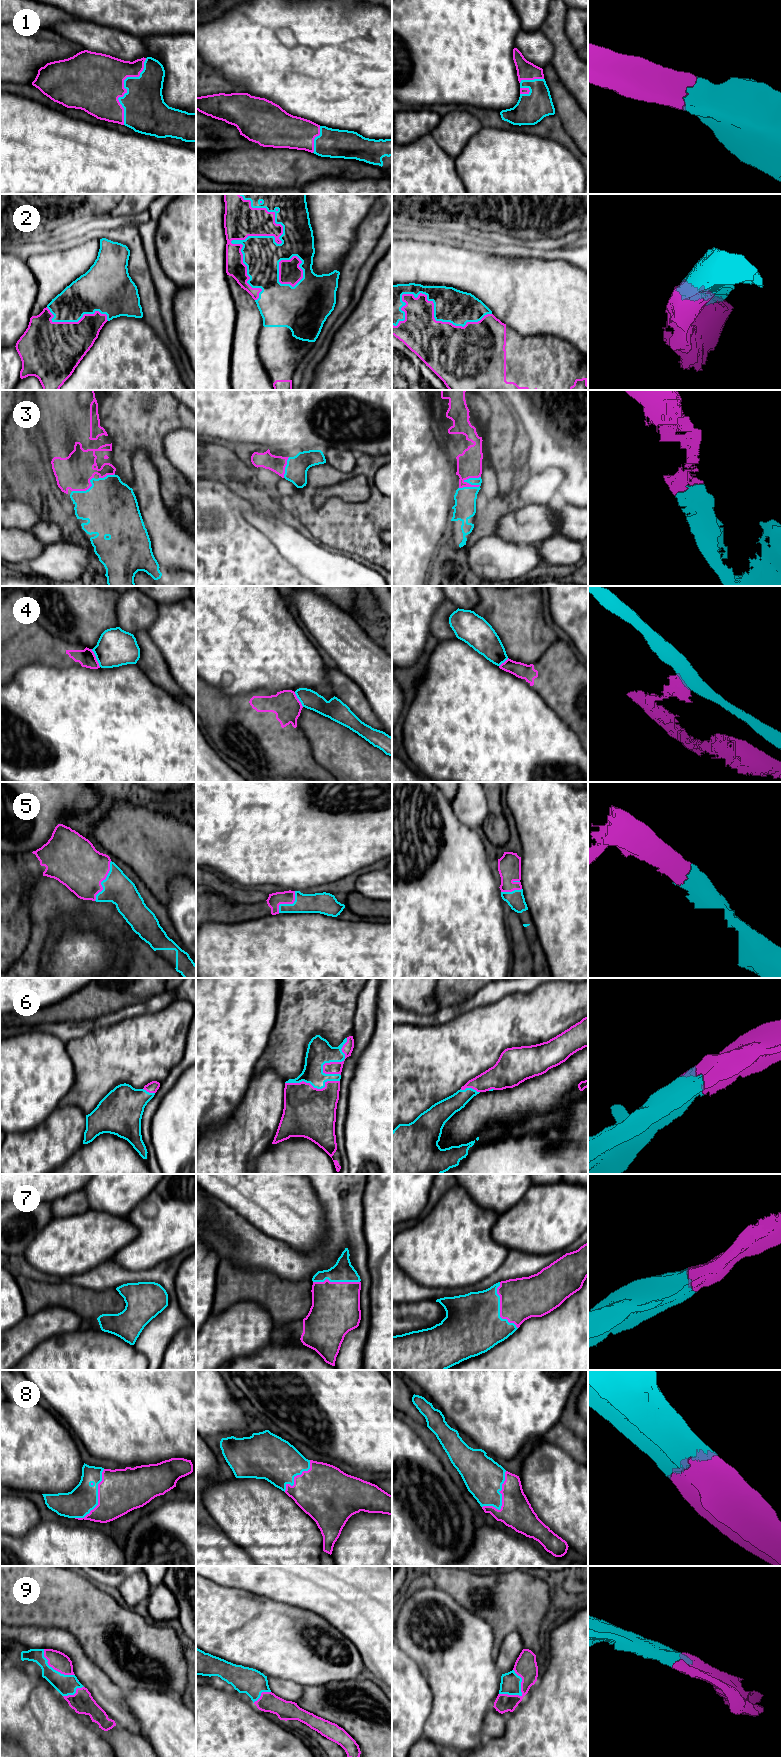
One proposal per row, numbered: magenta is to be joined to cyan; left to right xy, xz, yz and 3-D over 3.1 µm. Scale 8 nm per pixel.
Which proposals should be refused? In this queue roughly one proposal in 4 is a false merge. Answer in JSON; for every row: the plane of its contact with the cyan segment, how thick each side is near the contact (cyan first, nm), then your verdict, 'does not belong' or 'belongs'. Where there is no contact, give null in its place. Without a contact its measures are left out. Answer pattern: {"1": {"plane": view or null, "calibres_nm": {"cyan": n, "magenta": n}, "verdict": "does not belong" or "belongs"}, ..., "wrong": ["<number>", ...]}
{"1": {"plane": "xy", "calibres_nm": {"cyan": 340, "magenta": 460}, "verdict": "belongs"}, "2": {"plane": "xz", "calibres_nm": {"cyan": 300, "magenta": 280}, "verdict": "belongs"}, "3": {"plane": "yz", "calibres_nm": {"cyan": 180, "magenta": 200}, "verdict": "belongs"}, "4": {"plane": "xy", "calibres_nm": {"cyan": 300, "magenta": 140}, "verdict": "does not belong"}, "5": {"plane": "xy", "calibres_nm": {"cyan": 240, "magenta": 380}, "verdict": "belongs"}, "6": {"plane": "xz", "calibres_nm": {"cyan": 200, "magenta": 100}, "verdict": "belongs"}, "7": {"plane": "yz", "calibres_nm": {"cyan": 460, "magenta": 340}, "verdict": "belongs"}, "8": {"plane": "xy", "calibres_nm": {"cyan": 220, "magenta": 360}, "verdict": "belongs"}, "9": {"plane": "yz", "calibres_nm": {"cyan": 160, "magenta": 180}, "verdict": "belongs"}, "wrong": ["4"]}

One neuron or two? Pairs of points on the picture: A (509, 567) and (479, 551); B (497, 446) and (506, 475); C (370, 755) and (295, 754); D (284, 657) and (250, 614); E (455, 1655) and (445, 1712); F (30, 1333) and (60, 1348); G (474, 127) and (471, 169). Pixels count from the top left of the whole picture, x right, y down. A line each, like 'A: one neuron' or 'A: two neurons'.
A: one neuron
B: one neuron
C: two neurons
D: one neuron
E: one neuron
F: two neurons
G: two neurons

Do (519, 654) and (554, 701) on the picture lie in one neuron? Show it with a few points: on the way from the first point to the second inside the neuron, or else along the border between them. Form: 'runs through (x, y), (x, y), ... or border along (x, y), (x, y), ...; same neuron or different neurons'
border along (546, 650), (536, 661), (529, 664), (508, 658); different neurons

